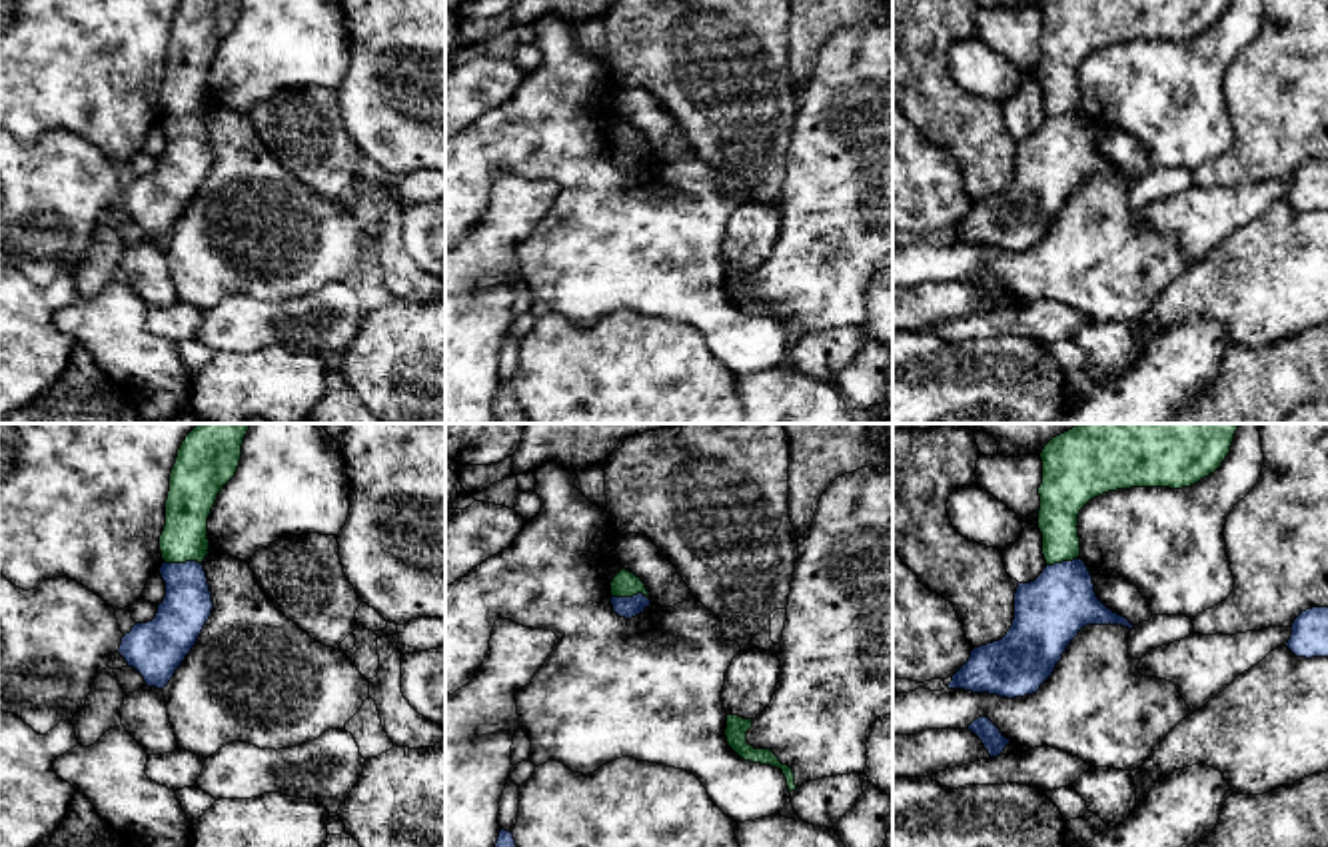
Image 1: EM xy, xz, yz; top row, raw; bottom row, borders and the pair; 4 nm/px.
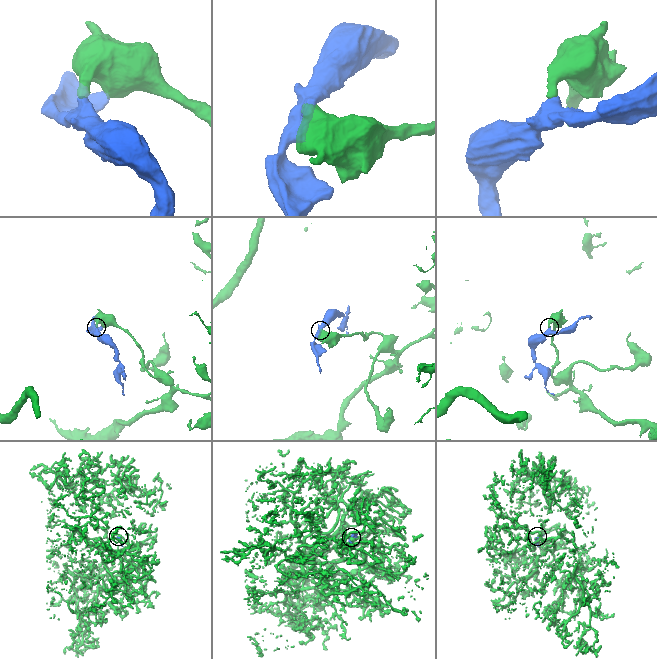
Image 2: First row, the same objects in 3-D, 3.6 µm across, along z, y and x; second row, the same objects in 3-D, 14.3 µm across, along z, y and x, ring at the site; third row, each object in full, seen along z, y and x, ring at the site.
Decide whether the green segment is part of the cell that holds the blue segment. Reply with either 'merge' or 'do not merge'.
do not merge

